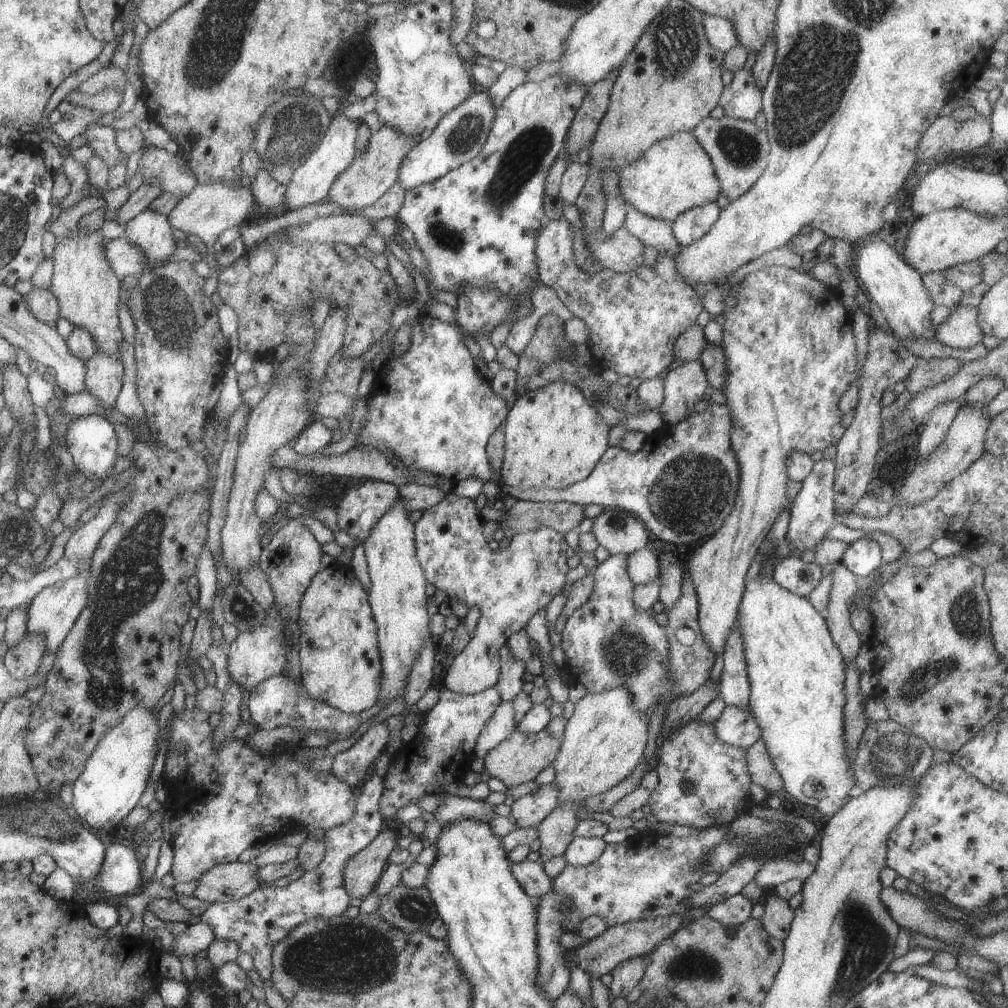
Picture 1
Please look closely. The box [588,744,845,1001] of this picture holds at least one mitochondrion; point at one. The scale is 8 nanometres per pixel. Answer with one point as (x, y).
(693, 963)

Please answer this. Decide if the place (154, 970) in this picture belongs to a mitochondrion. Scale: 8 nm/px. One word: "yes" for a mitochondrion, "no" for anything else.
no

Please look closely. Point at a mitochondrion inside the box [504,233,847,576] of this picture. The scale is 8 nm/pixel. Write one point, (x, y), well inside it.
(692, 491)

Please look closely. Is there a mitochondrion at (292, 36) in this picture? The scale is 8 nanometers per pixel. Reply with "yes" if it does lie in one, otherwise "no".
no

